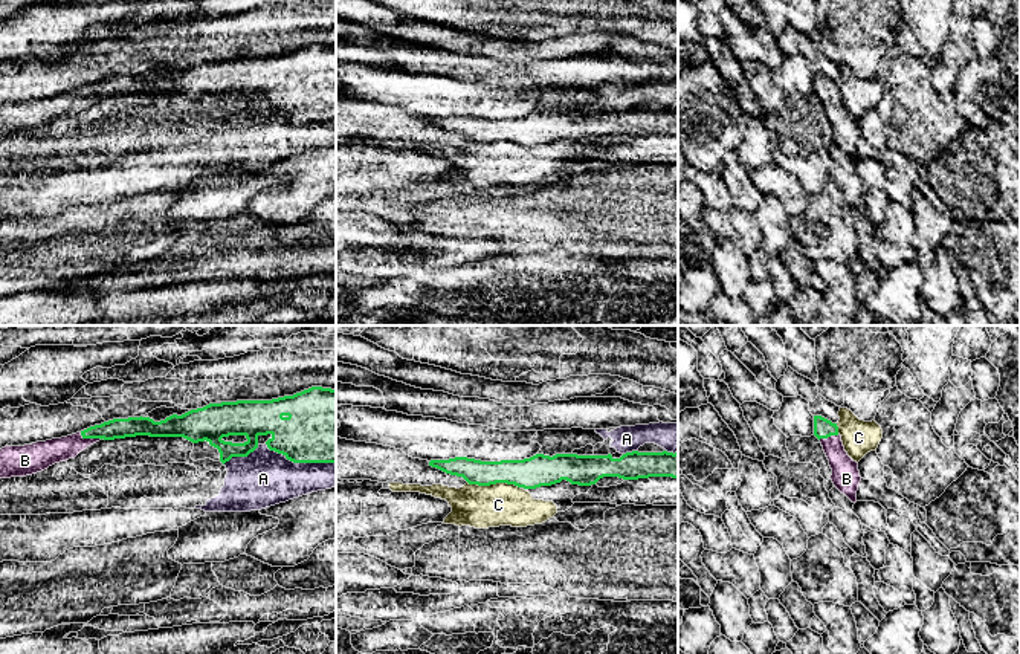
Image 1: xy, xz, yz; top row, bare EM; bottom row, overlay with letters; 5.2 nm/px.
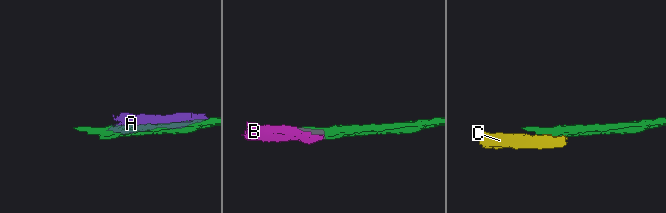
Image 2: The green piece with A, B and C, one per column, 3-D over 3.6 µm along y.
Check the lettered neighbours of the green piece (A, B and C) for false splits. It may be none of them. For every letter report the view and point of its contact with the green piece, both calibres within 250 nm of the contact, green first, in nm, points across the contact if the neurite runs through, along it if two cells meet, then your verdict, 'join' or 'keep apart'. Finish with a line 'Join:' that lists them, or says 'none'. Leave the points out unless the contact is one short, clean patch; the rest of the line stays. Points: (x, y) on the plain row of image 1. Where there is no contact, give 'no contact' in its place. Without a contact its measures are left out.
A: xy (300, 119) | 400/300 nm | keep apart
B: xy (90, 95) | 110/130 nm | join
C: xz (493, 141) | 160/220 nm | along xz (468, 139), (478, 142), (513, 141), (519, 145) | keep apart
Join: B

